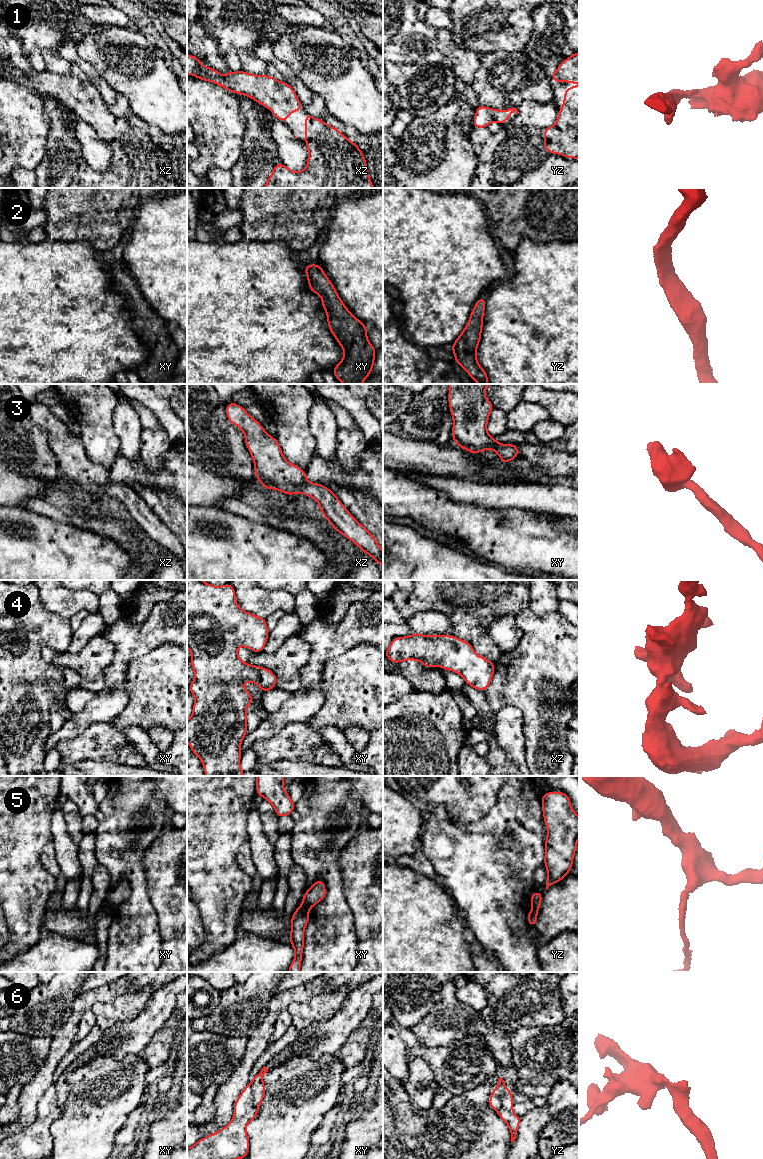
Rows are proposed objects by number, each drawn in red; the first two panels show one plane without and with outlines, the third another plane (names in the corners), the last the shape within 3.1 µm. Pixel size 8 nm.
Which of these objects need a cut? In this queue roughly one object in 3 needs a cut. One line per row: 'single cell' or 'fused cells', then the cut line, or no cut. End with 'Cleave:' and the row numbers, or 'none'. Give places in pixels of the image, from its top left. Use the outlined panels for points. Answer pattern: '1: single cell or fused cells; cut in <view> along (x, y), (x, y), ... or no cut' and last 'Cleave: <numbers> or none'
1: single cell; no cut
2: single cell; no cut
3: single cell; no cut
4: single cell; no cut
5: fused cells; cut in xy along (301, 905), (307, 911)
6: fused cells; cut in xy along (250, 1083), (253, 1103), (258, 1107)
Cleave: 5, 6

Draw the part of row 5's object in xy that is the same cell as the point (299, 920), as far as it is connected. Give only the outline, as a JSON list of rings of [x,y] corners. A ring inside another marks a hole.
[[[299,906],[291,917],[292,929],[289,940],[293,946],[295,957],[289,966],[288,972],[300,972],[302,954],[304,949],[304,930],[309,922],[309,912]]]

